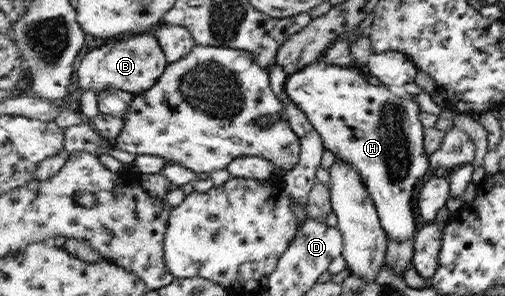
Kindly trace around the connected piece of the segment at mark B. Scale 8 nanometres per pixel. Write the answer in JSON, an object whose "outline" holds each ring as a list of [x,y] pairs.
{"outline":[[[141,34],[93,48],[82,59],[77,75],[81,91],[95,90],[101,93],[107,89],[122,89],[136,95],[155,87],[169,64],[168,54],[159,38]]]}

